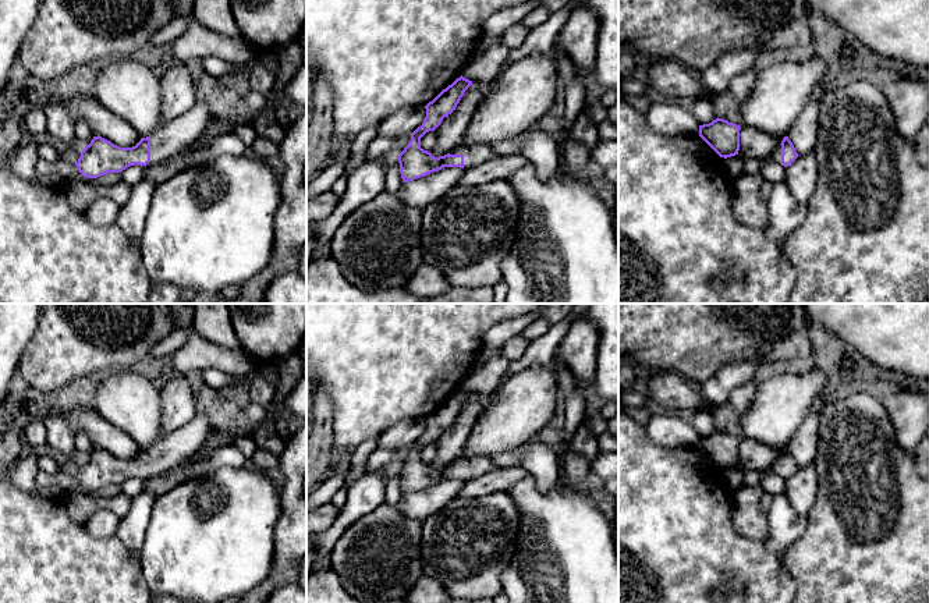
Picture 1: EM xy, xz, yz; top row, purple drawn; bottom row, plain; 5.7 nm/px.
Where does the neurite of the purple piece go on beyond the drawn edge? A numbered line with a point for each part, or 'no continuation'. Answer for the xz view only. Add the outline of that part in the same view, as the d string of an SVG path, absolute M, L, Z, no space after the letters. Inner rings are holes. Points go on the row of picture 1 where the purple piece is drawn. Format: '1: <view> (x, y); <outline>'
1: xz (474, 153); M461 141L448 153L462 155L464 169L478 166L482 162L490 160L497 155L496 150L489 143L469 143L465 141Z

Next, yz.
1: yz (776, 155); M779 143L769 156L773 162L781 164L781 145Z

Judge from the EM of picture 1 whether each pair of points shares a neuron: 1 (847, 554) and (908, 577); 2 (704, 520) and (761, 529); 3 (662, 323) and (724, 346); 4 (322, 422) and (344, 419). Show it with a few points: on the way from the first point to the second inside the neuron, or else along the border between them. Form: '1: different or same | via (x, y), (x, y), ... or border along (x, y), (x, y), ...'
1: same | via (862, 568), (893, 574)
2: different | border along (730, 493), (733, 528), (738, 534), (763, 541)
3: same | via (677, 323), (698, 323), (709, 334)
4: different | border along (321, 390), (328, 394), (332, 405), (334, 447)

